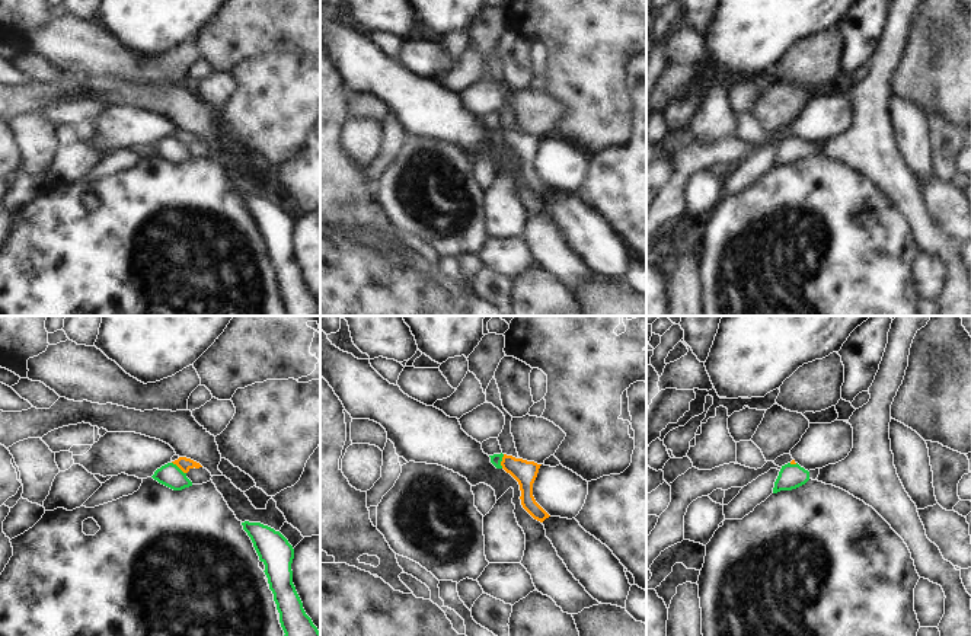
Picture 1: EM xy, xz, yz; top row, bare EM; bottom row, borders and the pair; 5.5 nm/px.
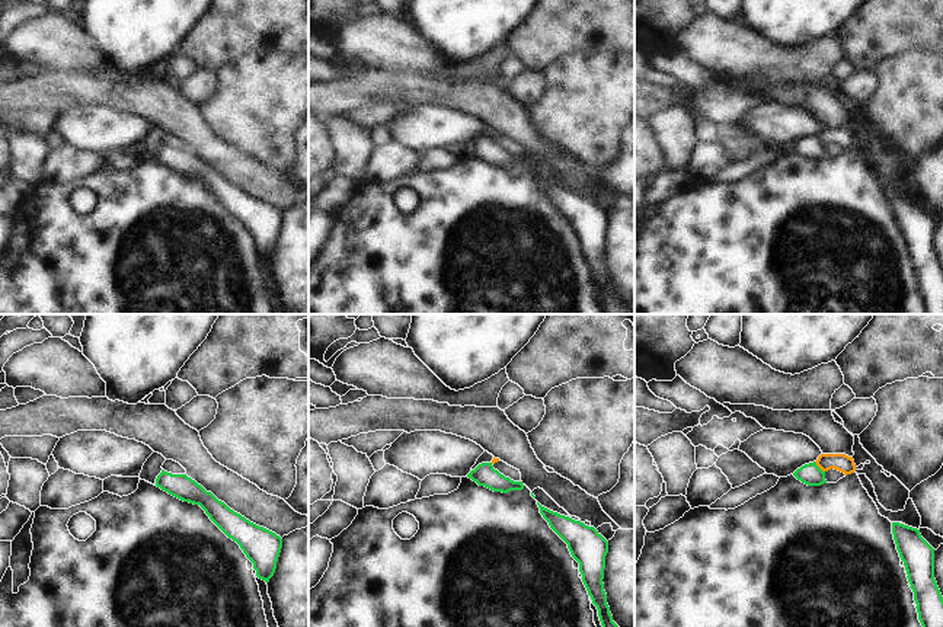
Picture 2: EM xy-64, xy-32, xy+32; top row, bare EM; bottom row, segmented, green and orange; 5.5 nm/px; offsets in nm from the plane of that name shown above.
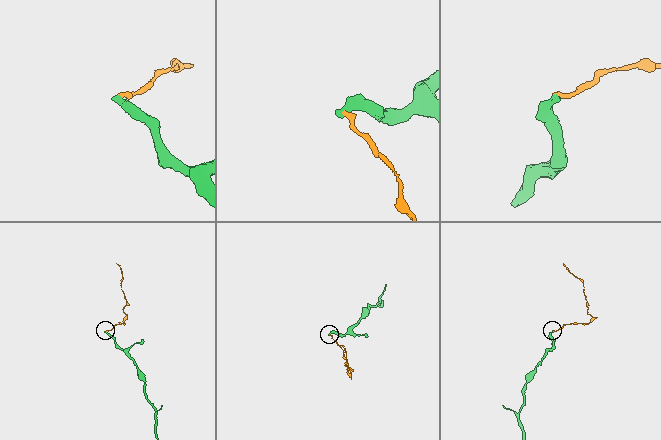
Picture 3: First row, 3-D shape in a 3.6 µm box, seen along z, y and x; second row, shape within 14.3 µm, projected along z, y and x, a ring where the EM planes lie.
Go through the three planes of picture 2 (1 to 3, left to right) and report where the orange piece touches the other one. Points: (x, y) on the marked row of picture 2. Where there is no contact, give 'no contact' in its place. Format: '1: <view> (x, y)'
1: no contact
2: no contact
3: xy+32 (818, 467)

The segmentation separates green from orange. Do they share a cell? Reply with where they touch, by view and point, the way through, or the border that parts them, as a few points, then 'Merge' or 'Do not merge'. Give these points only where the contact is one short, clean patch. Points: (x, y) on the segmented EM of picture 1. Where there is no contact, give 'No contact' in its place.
Touches green at xy (178, 467). Boundary: xy (172, 462), (185, 473). Do not merge.

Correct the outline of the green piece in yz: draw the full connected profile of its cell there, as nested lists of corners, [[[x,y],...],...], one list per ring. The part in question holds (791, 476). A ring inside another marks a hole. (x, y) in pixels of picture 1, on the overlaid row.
[[[798,463],[796,464],[785,464],[782,466],[779,476],[774,482],[773,493],[780,490],[792,490],[802,485],[805,485],[809,479],[817,480],[820,474],[820,469],[805,470]]]

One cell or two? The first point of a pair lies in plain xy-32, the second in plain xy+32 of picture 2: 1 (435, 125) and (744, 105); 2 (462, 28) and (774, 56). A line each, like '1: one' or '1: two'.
1: two
2: two

